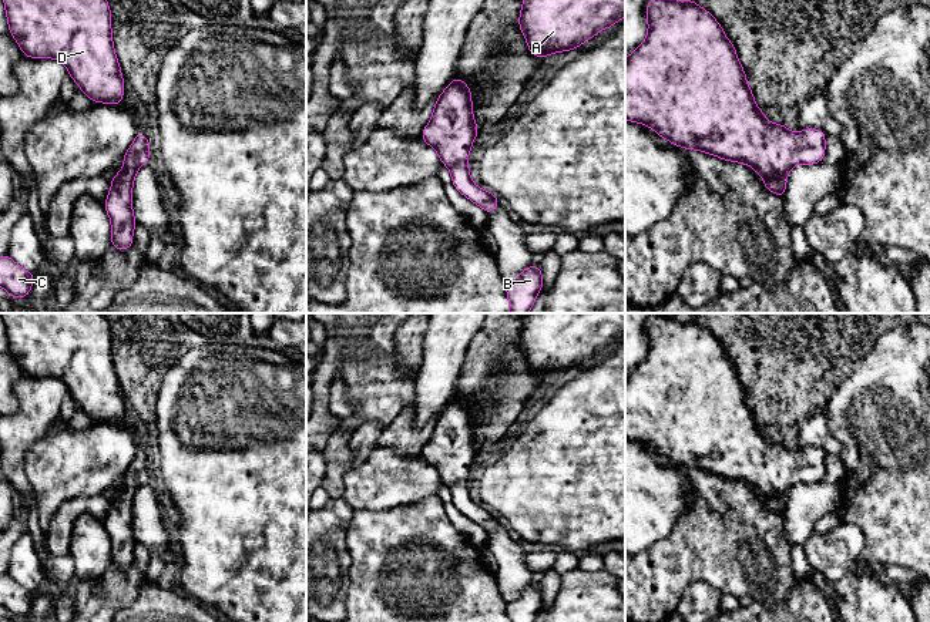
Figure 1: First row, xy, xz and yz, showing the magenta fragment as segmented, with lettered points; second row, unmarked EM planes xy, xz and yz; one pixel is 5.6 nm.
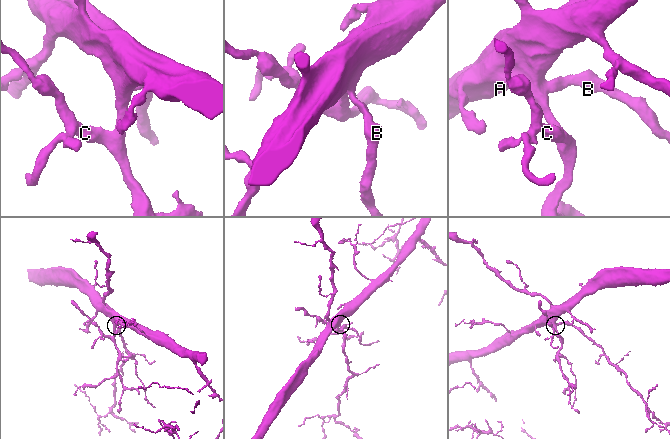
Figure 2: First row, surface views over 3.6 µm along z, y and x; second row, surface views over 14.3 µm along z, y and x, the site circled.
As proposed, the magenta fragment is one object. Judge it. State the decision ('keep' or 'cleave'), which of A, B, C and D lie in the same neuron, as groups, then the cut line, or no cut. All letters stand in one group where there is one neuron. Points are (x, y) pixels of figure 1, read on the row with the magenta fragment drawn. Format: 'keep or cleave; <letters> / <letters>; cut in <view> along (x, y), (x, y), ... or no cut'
keep; A B C D; no cut

